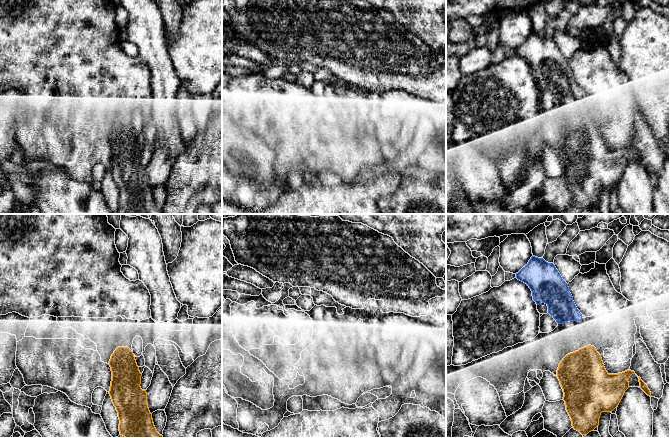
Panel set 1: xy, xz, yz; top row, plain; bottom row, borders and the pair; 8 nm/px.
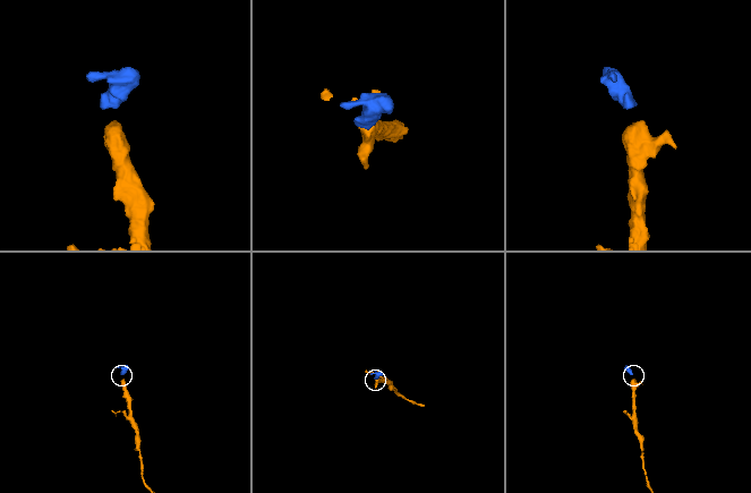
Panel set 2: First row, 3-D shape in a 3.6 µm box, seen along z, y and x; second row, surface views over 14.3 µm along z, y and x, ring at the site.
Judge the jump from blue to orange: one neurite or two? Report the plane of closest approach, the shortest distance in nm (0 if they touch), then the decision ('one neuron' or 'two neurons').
yz | 220 nm | one neuron

